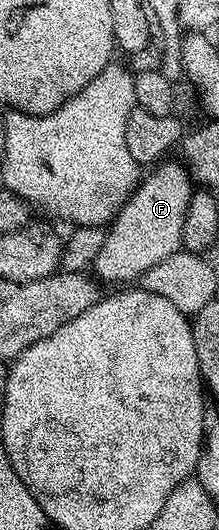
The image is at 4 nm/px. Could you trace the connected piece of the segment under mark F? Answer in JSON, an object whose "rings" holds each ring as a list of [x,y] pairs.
{"rings":[[[163,160],[149,172],[152,174],[139,180],[134,192],[122,204],[118,216],[109,226],[104,247],[100,247],[100,255],[96,255],[92,266],[93,276],[99,282],[137,282],[148,270],[156,267],[156,263],[163,262],[168,255],[183,248],[184,215],[188,215],[188,203],[196,189],[185,164],[170,160]]]}

